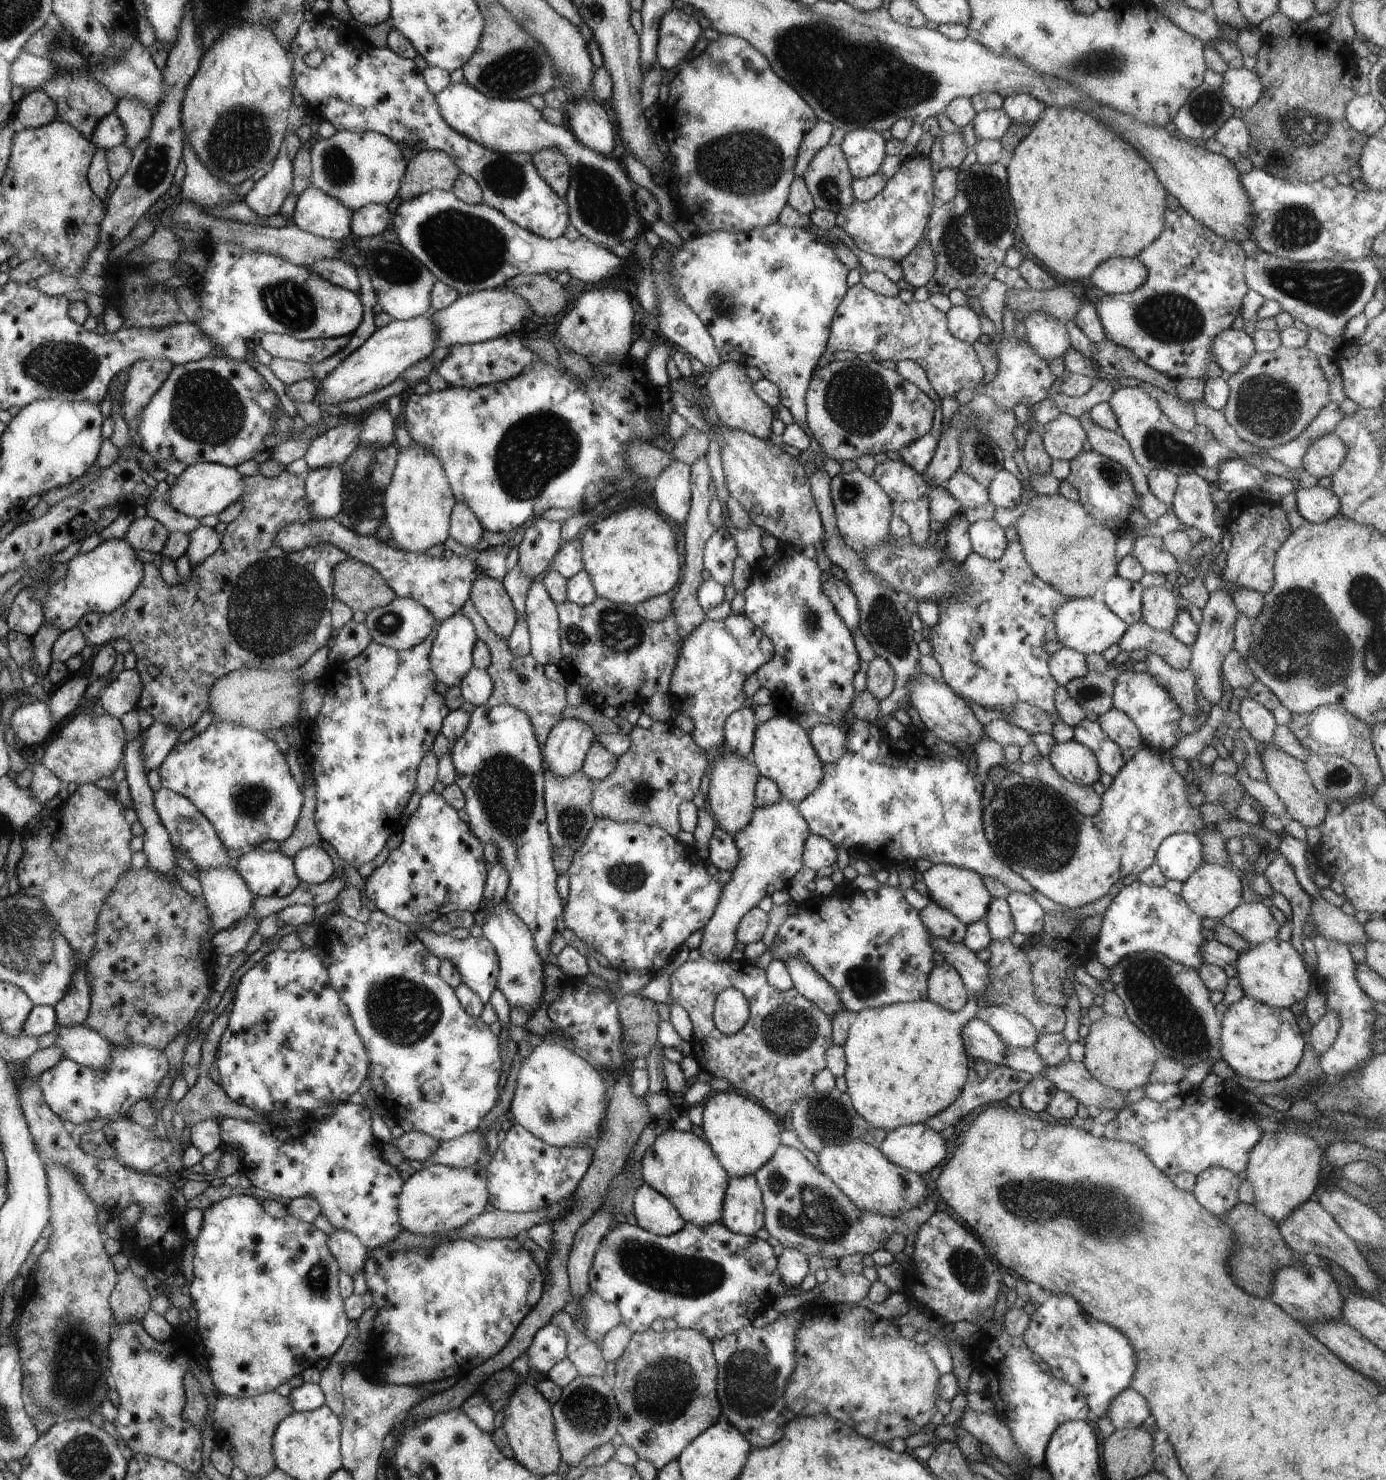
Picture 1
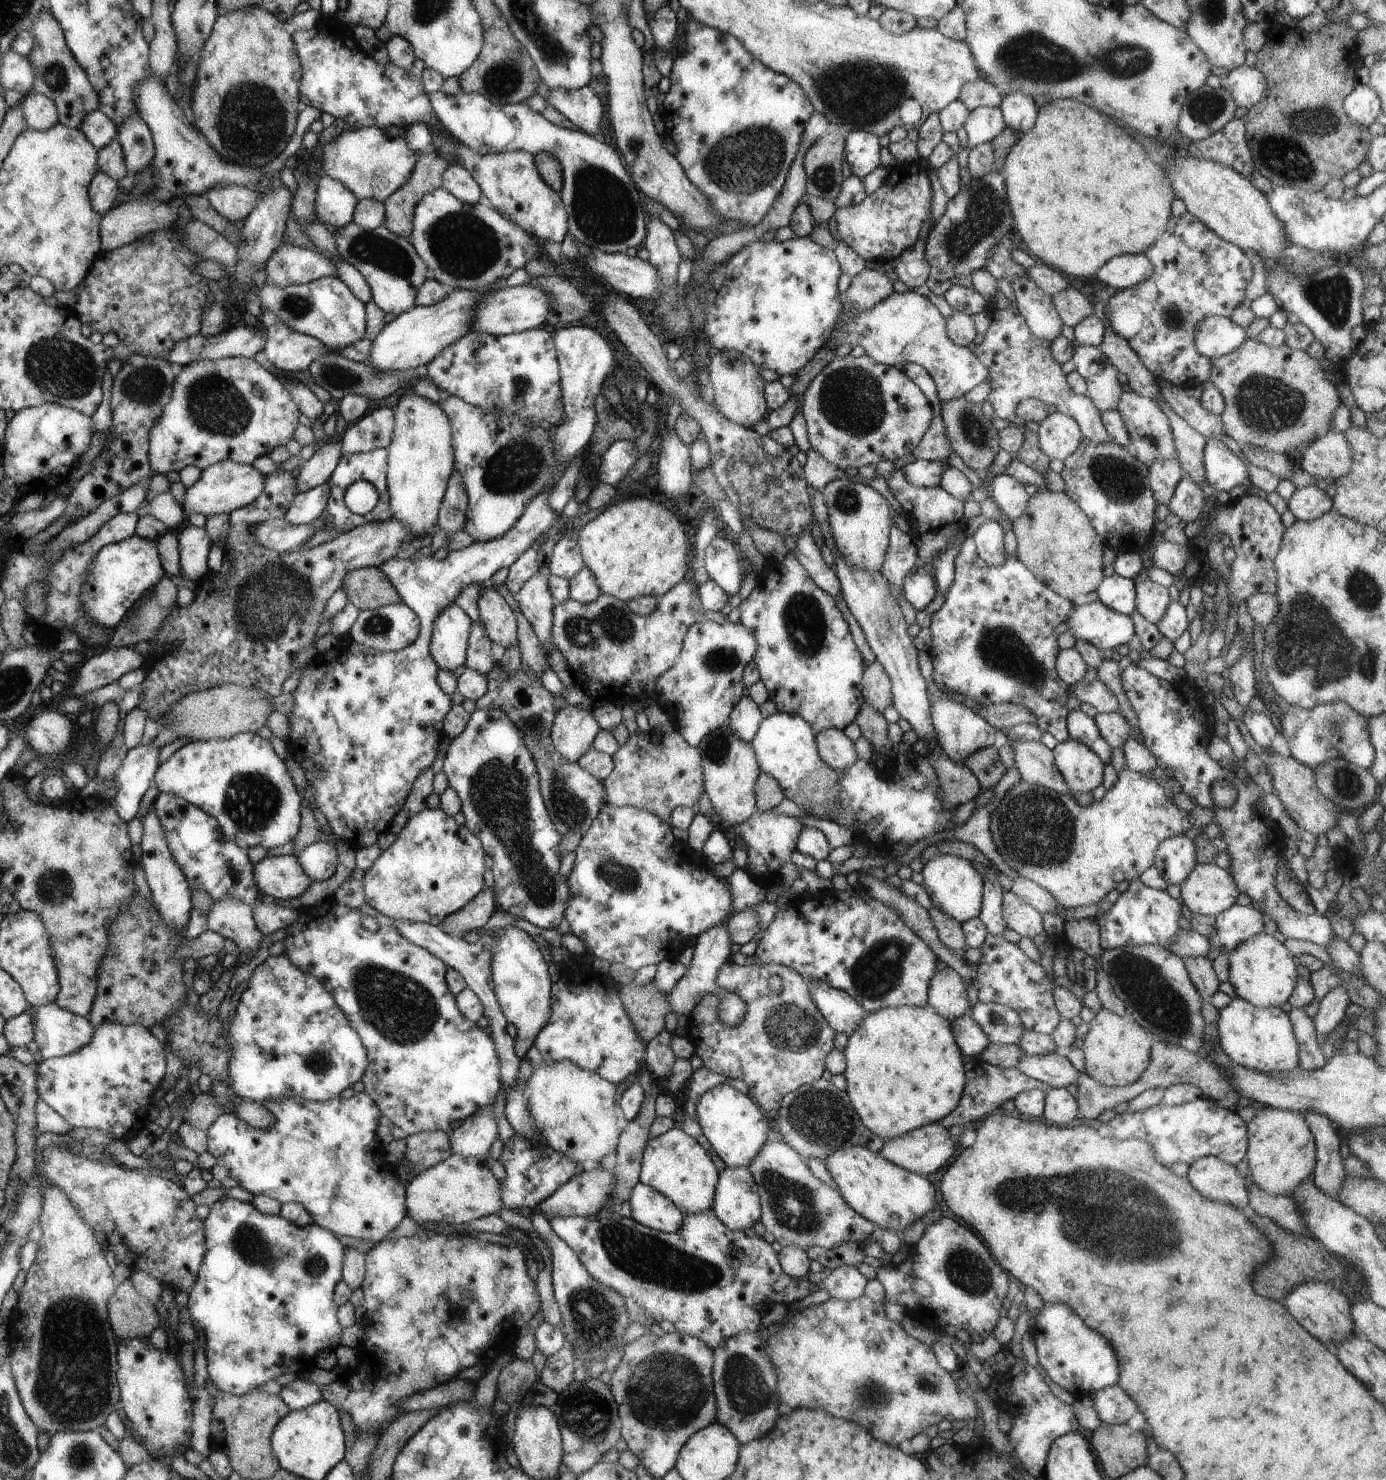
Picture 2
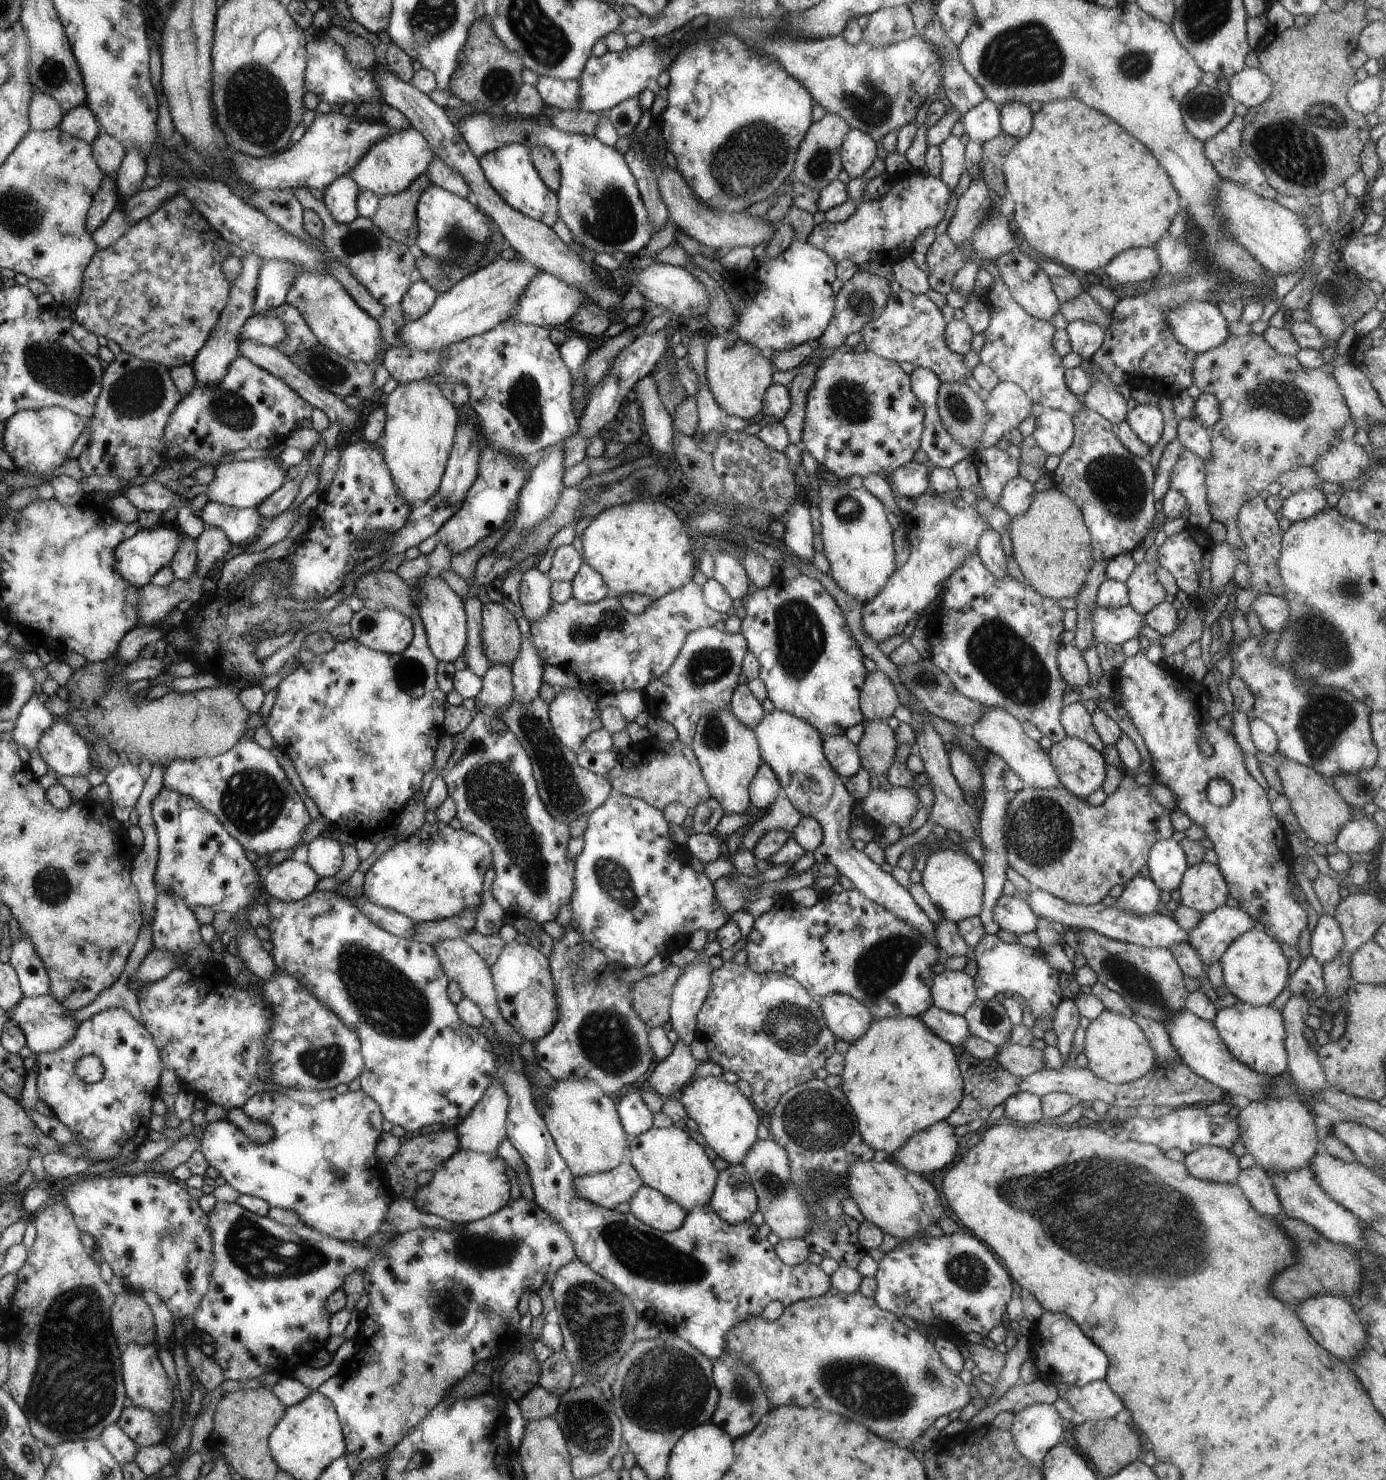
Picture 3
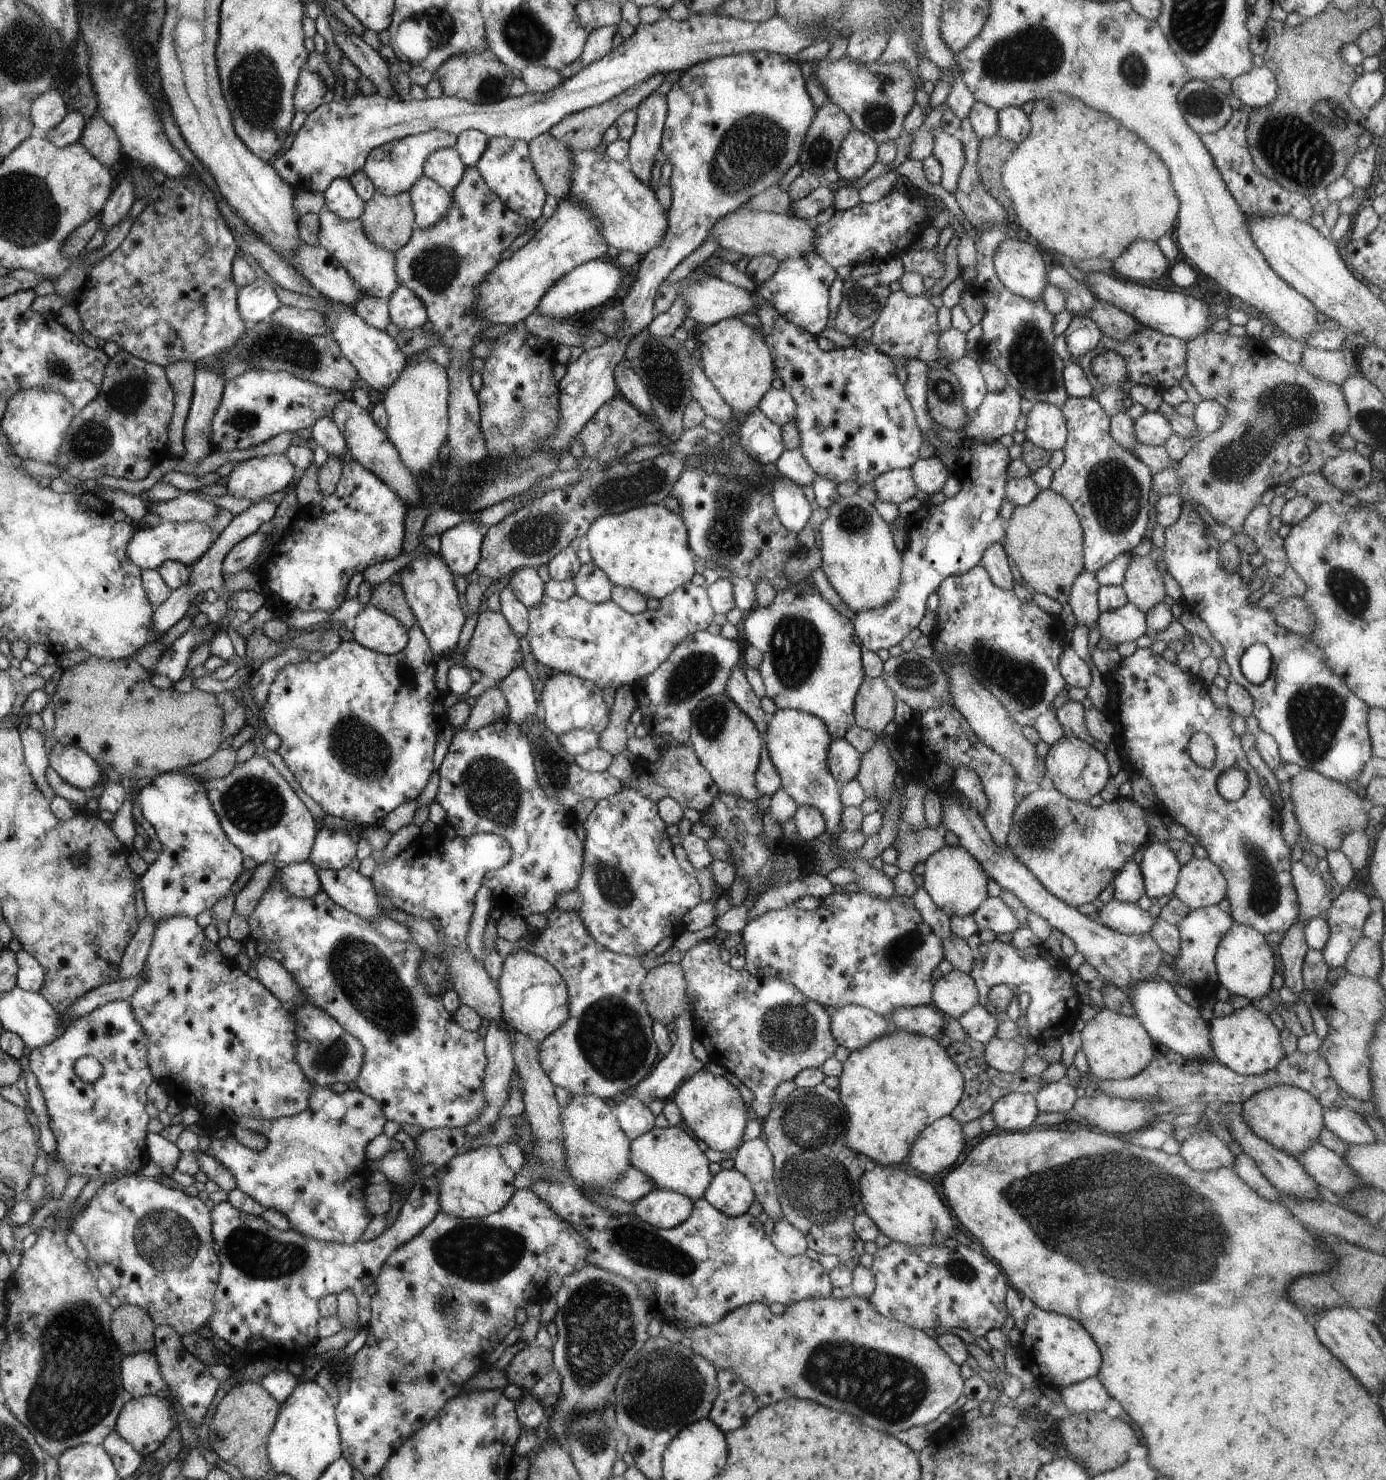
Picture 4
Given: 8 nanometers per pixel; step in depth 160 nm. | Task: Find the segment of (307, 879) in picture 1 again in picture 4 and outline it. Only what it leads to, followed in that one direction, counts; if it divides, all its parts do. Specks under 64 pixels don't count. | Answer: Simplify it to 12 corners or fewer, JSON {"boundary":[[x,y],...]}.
{"boundary":[[323,825],[310,862],[322,870],[349,867],[358,846],[346,830]]}

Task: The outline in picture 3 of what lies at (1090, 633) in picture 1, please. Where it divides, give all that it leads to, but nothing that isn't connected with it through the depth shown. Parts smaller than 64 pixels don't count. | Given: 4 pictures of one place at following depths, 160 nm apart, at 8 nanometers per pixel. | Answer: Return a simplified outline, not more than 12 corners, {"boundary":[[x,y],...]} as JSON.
{"boundary":[[1128,603],[1097,606],[1093,638],[1107,646],[1140,636],[1145,618]]}

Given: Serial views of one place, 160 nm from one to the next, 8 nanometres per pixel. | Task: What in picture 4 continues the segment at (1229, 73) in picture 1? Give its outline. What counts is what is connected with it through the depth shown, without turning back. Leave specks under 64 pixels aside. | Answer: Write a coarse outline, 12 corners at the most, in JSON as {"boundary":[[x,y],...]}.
{"boundary":[[1252,68],[1231,81],[1231,92],[1252,108],[1278,96],[1270,68]]}

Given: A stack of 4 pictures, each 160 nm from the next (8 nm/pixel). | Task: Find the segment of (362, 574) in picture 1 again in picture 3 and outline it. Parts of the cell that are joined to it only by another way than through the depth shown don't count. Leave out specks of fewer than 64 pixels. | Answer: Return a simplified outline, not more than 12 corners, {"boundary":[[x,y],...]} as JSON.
{"boundary":[[377,571],[356,580],[353,594],[373,611],[394,609],[412,618],[410,582]]}

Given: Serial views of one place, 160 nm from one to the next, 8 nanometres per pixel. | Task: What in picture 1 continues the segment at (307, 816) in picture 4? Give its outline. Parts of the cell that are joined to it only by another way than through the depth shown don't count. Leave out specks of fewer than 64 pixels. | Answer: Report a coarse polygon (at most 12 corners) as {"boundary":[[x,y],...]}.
{"boundary":[[214,720],[161,786],[227,850],[286,841],[302,793],[276,742]]}

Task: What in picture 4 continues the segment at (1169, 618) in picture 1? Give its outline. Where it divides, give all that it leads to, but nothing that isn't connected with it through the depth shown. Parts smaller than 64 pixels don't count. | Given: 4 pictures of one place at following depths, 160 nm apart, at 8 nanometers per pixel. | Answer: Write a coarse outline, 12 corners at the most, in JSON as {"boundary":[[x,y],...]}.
{"boundary":[[1132,554],[1121,585],[1146,613],[1165,600],[1149,555]]}

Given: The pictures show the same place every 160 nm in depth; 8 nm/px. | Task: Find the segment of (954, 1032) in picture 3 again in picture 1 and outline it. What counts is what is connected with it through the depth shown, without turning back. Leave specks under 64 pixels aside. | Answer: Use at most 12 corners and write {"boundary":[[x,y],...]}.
{"boundary":[[982,1019],[962,1029],[967,1056],[1004,1065],[1008,1046]]}

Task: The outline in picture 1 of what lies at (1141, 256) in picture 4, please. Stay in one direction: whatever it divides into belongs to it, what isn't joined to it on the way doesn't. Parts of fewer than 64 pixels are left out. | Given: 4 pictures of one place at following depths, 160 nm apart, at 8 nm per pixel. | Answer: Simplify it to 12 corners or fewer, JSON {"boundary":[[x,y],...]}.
{"boundary":[[1114,257],[1092,272],[1107,296],[1129,293],[1148,278],[1138,257]]}

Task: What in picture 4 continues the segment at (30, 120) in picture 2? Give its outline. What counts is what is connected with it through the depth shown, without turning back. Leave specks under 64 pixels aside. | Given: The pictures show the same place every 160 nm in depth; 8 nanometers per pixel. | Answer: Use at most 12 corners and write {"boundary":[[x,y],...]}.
{"boundary":[[57,90],[40,94],[31,107],[36,128],[54,130],[70,112]]}

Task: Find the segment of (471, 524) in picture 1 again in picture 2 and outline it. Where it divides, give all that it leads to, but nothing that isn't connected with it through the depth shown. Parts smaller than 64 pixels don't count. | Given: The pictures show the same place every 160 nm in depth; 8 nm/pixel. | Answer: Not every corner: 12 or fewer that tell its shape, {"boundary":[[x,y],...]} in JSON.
{"boundary":[[455,471],[437,524],[447,533],[467,522],[467,487]]}

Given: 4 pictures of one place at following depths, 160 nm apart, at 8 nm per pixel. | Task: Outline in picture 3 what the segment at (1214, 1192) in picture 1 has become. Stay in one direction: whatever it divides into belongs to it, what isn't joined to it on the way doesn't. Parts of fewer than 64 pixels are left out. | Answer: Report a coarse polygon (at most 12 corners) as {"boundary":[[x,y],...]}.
{"boundary":[[1201,1146],[1183,1163],[1192,1176],[1236,1183],[1241,1171],[1233,1151]]}

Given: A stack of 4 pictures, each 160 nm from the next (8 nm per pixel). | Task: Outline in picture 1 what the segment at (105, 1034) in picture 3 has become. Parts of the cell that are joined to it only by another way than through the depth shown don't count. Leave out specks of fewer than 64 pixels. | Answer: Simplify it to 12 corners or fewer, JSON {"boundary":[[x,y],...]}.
{"boundary":[[113,1045],[37,1083],[65,1124],[117,1121],[168,1074],[164,1051]]}

